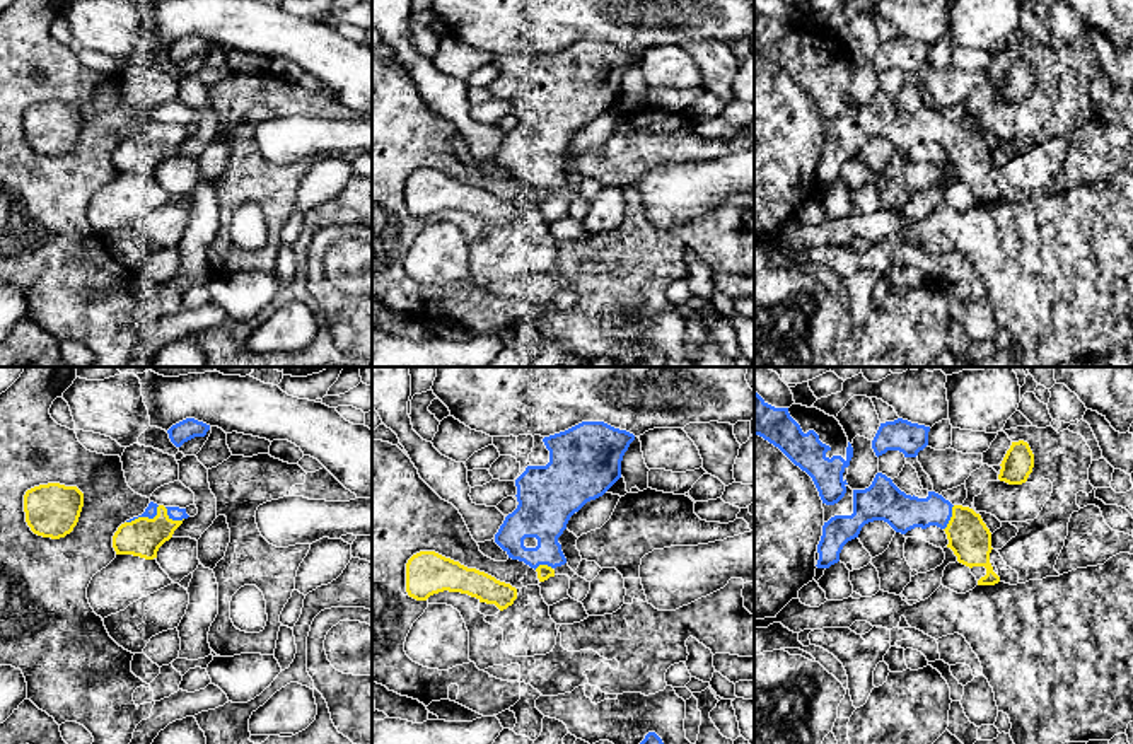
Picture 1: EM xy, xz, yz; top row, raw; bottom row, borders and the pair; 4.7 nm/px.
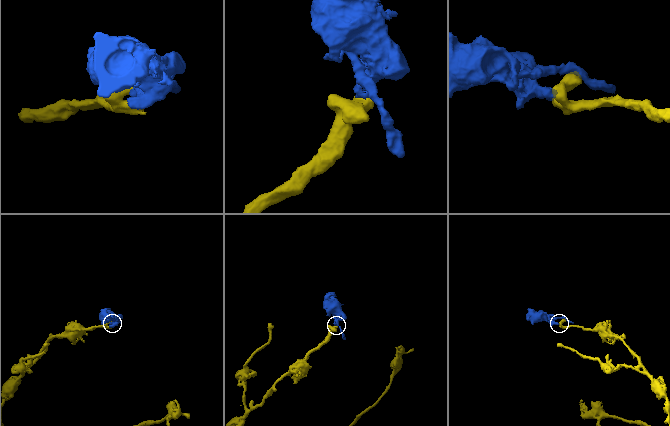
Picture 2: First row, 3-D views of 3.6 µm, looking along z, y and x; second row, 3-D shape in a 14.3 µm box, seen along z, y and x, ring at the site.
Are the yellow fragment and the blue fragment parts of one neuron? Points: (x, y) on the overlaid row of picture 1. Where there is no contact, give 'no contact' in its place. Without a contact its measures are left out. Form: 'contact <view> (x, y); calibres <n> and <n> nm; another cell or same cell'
contact xy (145, 517); calibres 180 and 60 nm; same cell

